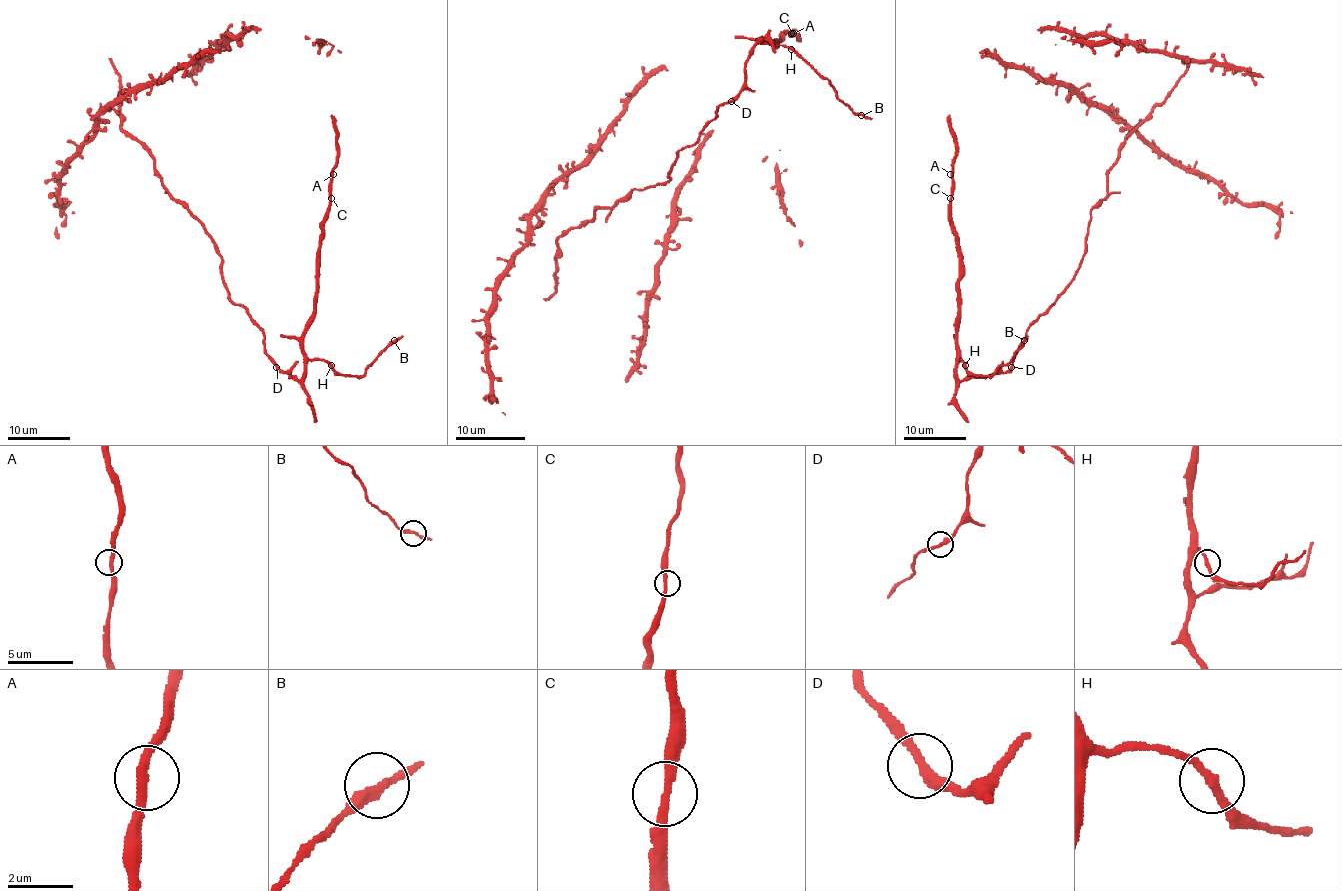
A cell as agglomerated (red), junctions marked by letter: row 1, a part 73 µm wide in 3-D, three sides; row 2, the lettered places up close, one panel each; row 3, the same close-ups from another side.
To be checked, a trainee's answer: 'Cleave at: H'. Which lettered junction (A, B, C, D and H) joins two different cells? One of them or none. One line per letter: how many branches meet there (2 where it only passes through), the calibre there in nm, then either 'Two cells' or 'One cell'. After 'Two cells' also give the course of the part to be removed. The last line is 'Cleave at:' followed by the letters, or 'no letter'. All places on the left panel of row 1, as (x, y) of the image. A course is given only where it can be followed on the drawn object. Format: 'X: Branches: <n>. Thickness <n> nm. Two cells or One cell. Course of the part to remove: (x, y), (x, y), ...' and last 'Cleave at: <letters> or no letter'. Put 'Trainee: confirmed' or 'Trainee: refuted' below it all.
A: Branches: 2. Thickness 300 nm. One cell
B: Branches: 2. Thickness 260 nm. One cell
C: Branches: 2. Thickness 280 nm. One cell
D: Branches: 2. Thickness 300 nm. One cell
H: Branches: 2. Thickness 240 nm. One cell
Cleave at: no letter
Trainee: refuted

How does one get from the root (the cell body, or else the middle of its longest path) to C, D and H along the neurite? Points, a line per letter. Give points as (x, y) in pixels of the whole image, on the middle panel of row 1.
C: (594, 217), (634, 189), (665, 183), (676, 154), (742, 87), (751, 47), (791, 33)
D: (594, 217), (634, 189), (665, 183), (676, 154), (690, 147), (716, 110), (730, 101)
H: (594, 217), (634, 189), (669, 180), (676, 154), (742, 87), (744, 63), (758, 40), (791, 49)

